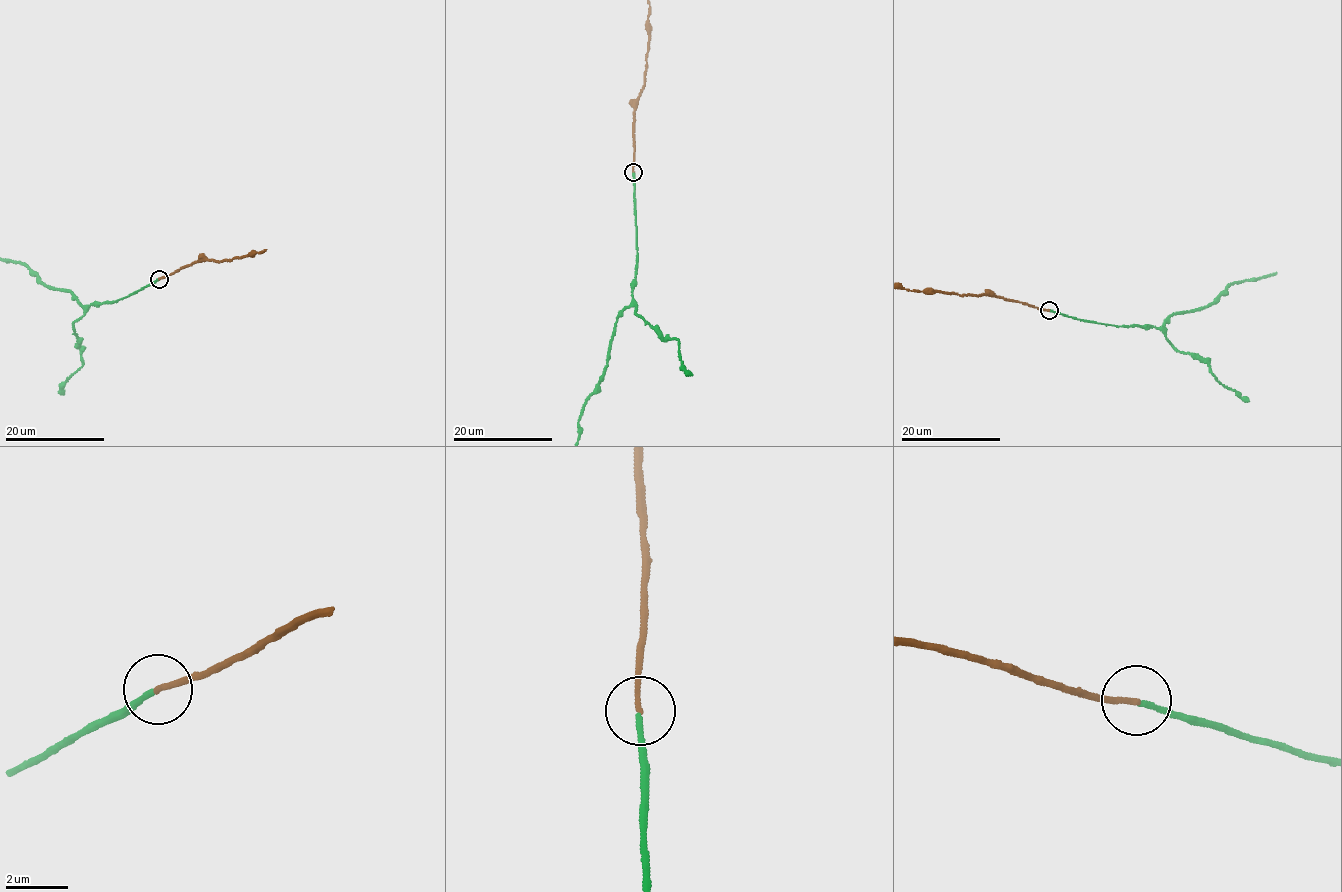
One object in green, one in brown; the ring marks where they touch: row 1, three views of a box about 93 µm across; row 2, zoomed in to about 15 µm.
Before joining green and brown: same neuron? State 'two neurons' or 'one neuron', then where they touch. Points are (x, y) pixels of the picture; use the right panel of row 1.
one neuron; place (1049, 310)

